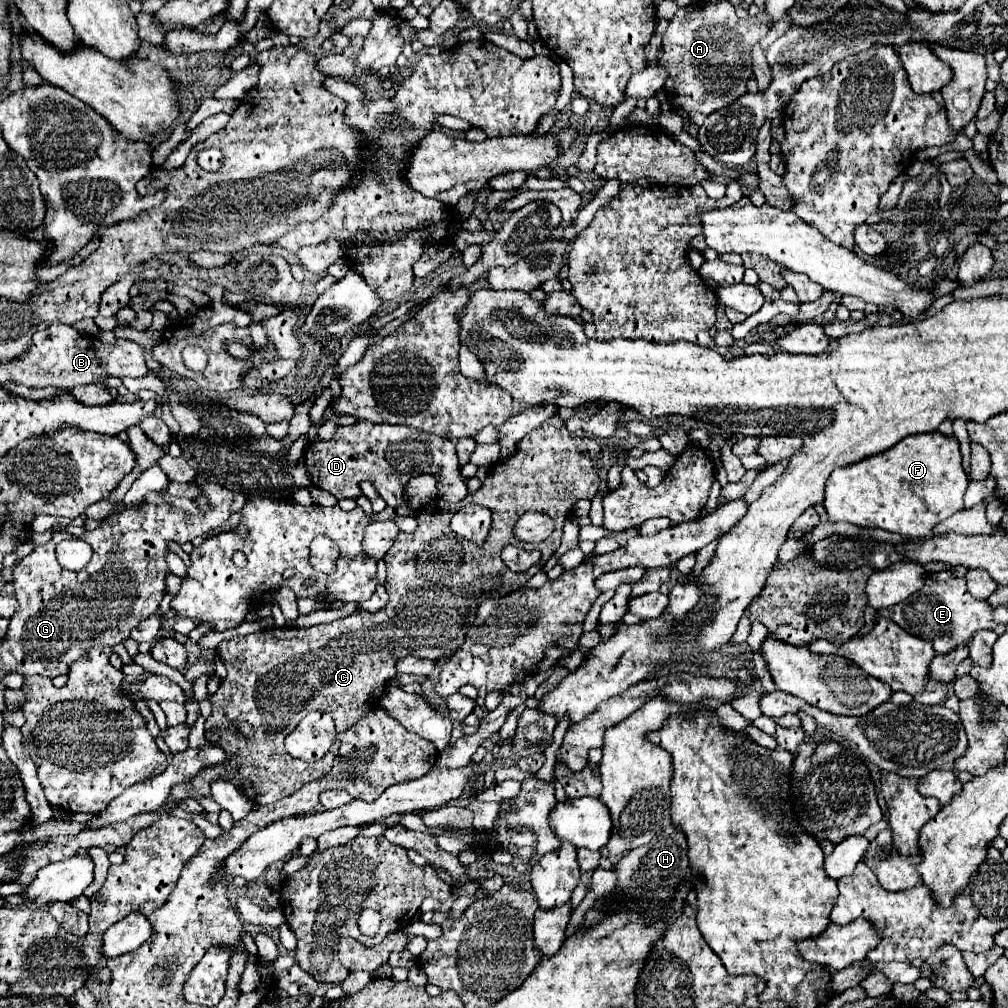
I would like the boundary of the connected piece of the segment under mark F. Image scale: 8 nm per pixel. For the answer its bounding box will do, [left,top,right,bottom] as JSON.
[824,432,970,538]

